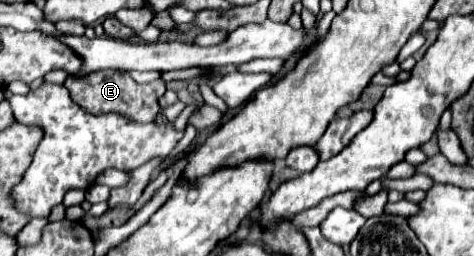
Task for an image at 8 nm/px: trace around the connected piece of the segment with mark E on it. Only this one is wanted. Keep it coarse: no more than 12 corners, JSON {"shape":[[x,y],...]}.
{"shape":[[110,68],[68,74],[64,86],[84,112],[152,122],[162,80],[136,84]]}

